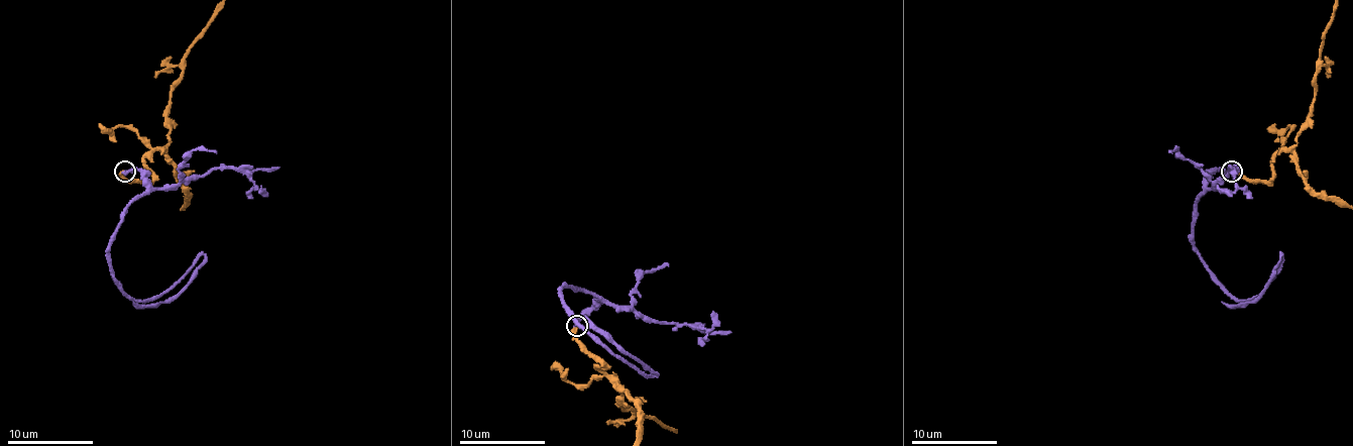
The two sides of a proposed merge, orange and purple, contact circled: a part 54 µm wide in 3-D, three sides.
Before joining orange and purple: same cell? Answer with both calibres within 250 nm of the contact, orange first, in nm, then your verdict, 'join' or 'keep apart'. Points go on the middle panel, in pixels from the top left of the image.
calibres 320 and 320 nm; join

